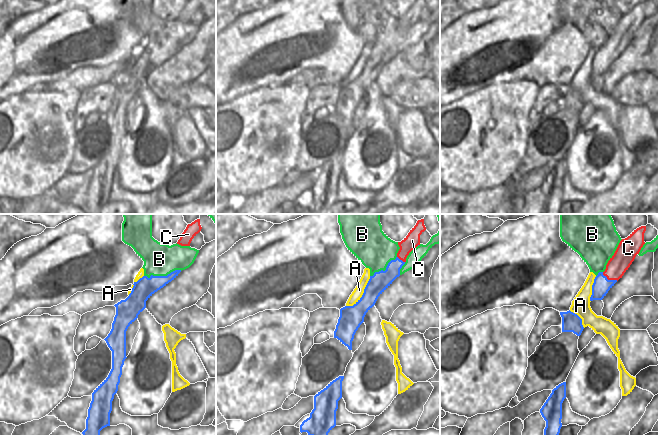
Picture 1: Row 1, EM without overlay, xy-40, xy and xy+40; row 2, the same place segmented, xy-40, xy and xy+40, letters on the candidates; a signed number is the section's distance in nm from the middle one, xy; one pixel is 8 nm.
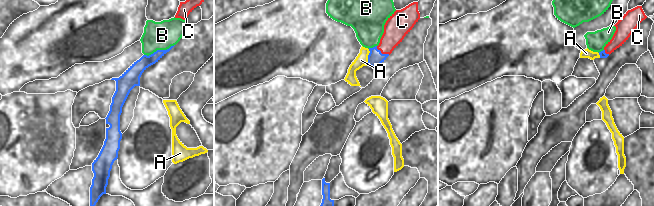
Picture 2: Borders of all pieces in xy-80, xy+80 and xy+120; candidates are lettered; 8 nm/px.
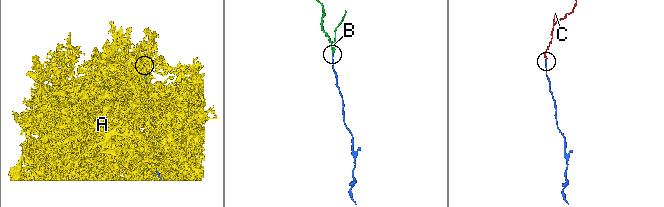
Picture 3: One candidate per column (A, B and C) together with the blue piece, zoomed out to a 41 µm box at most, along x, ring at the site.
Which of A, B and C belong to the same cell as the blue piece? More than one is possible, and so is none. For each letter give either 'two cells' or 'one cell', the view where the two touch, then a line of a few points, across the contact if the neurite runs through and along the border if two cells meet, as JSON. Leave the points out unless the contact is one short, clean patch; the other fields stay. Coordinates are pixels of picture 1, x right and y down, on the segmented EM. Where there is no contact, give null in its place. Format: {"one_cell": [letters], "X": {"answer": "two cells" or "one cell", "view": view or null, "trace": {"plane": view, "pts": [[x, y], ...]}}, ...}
{"one_cell": ["C"], "A": {"answer": "two cells", "view": "xy"}, "B": {"answer": "two cells", "view": "xy-40"}, "C": {"answer": "one cell", "view": "xy+40"}}

